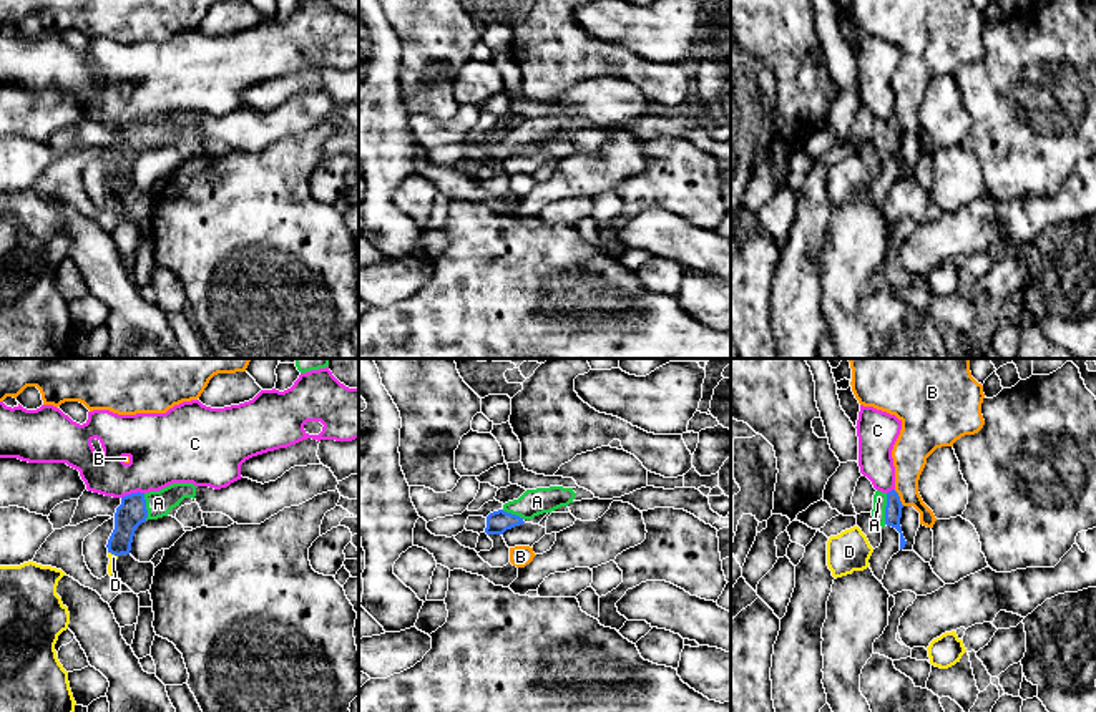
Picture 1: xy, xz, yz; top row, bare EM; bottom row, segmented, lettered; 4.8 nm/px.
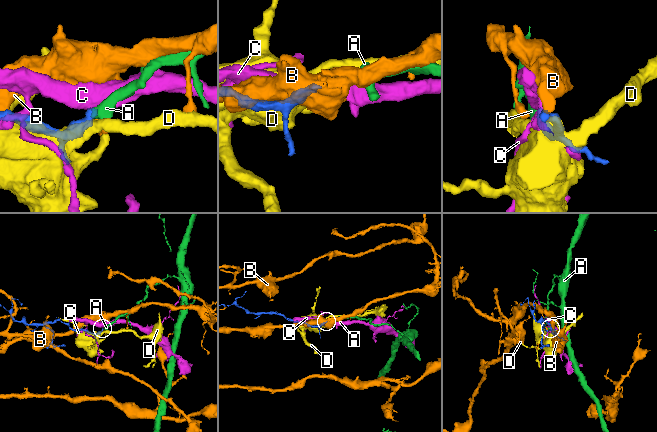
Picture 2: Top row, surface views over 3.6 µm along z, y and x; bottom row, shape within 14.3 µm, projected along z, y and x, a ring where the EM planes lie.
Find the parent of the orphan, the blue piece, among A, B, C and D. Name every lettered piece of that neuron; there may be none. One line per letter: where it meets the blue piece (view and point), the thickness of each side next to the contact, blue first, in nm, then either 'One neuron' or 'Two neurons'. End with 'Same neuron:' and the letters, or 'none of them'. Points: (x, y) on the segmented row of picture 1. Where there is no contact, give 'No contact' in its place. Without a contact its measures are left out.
A: Touches blue at yz (885, 508). Thickness 80 nm (blue) against 60 nm. One neuron
B: Touches blue at yz (899, 498). Thickness 80 nm (blue) against 170 nm. Two neurons
C: Touches blue at xy (132, 493). Thickness 140 nm (blue) against 320 nm. Two neurons
D: Touches blue at xy (113, 553). Thickness 140 nm (blue) against 40 nm. Two neurons
Same neuron: A

